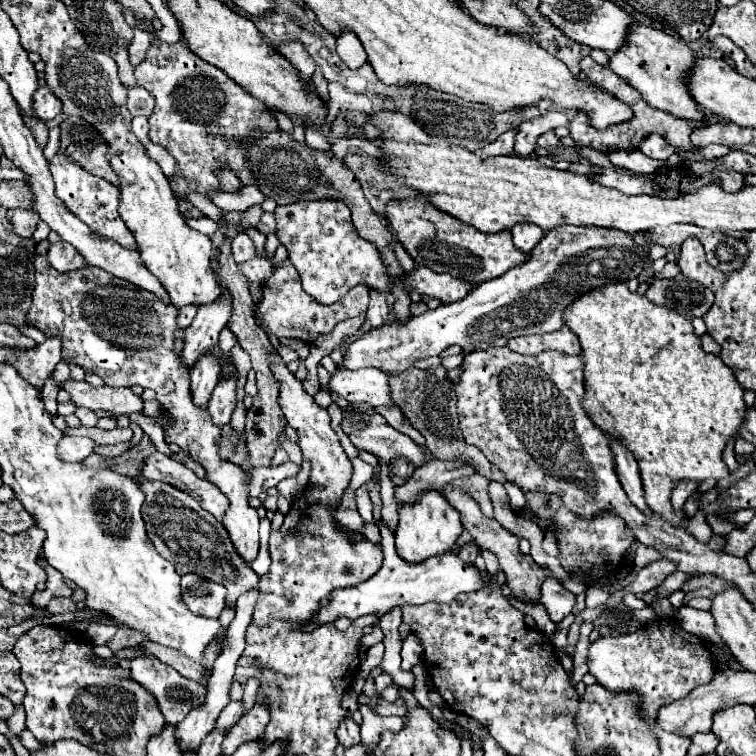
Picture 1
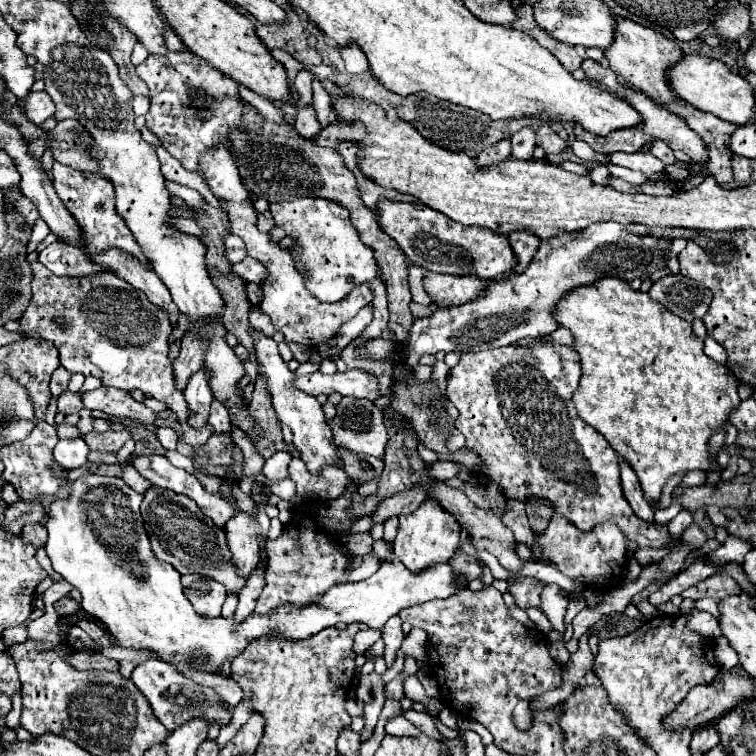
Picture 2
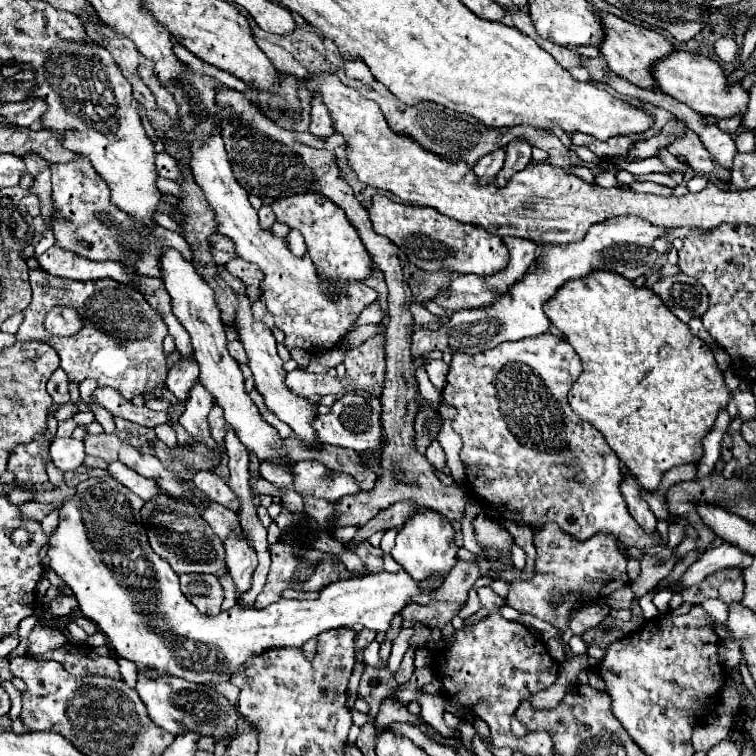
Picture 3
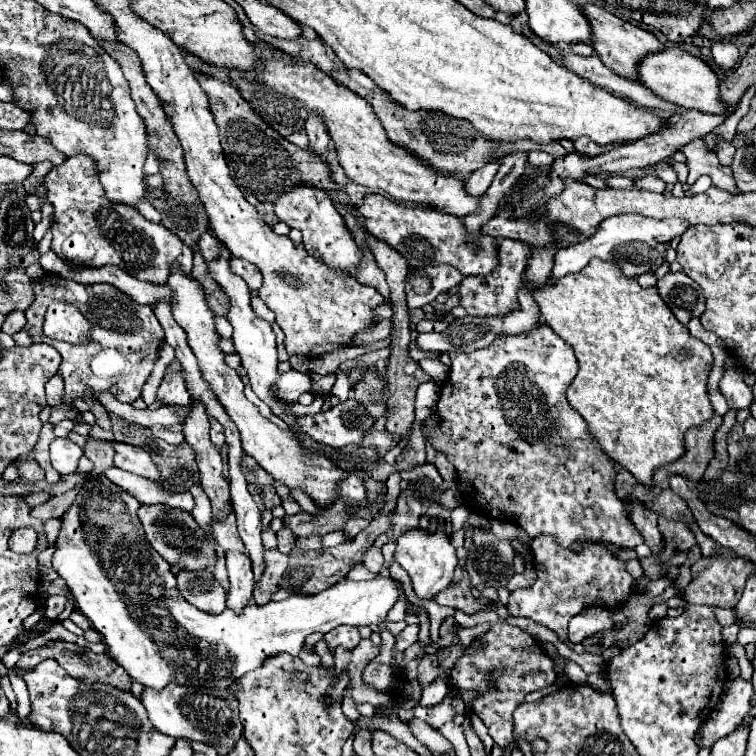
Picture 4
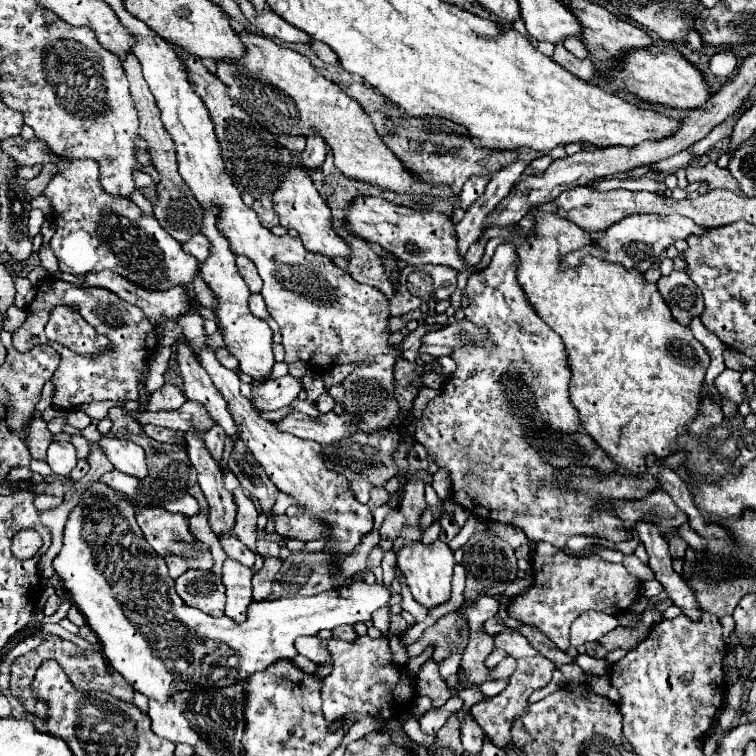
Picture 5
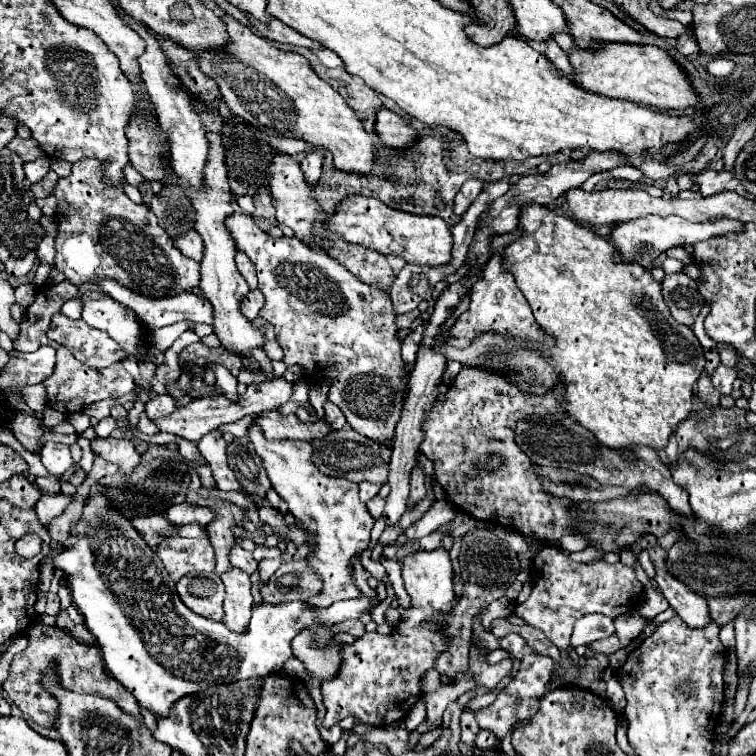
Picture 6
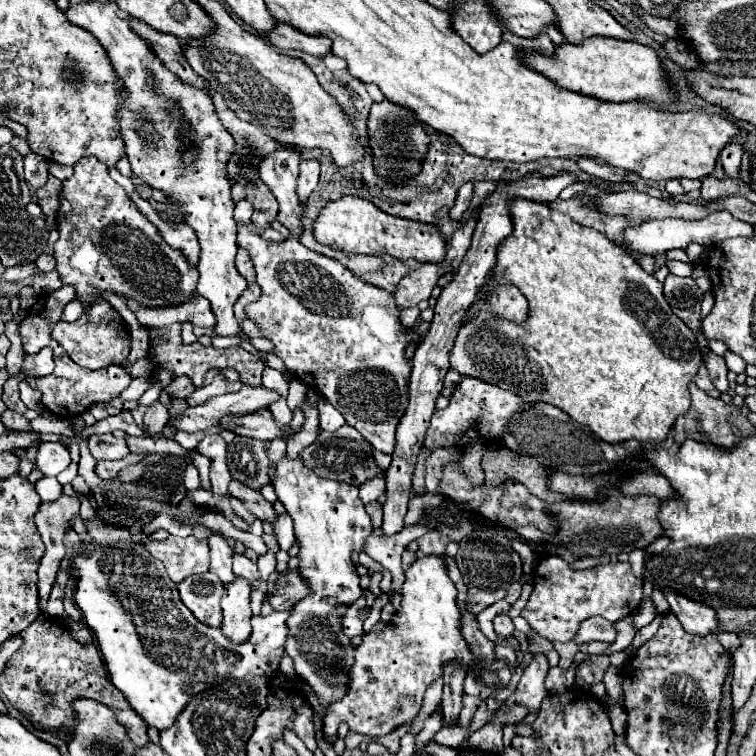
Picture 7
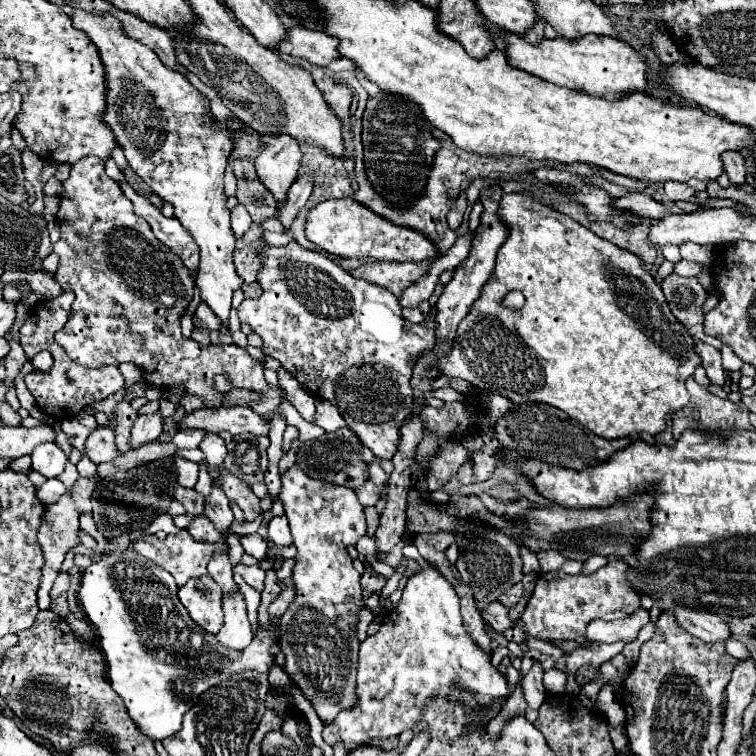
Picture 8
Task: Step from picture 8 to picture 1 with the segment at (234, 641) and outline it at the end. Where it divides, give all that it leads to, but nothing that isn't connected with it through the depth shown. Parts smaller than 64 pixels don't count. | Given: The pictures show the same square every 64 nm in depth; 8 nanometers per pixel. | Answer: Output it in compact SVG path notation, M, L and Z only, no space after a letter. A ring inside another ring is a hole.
M36 256L34 258L34 268L36 268L36 286L32 292L32 308L28 310L28 324L42 330L48 338L60 338L62 340L62 360L74 362L86 372L98 374L106 386L142 386L150 388L156 392L156 400L164 406L166 414L172 418L172 426L164 430L168 442L176 442L182 450L186 450L196 462L200 462L206 468L206 478L220 488L222 494L230 500L230 508L224 516L224 528L240 556L244 558L246 564L252 564L258 556L258 514L252 506L248 506L248 490L246 490L246 476L242 468L224 462L218 456L218 440L220 440L220 428L212 424L212 418L206 410L200 410L194 406L192 396L190 396L190 372L182 366L180 356L174 352L174 332L178 330L176 326L176 316L178 308L172 304L164 304L158 300L154 294L112 276L110 272L104 272L102 268L96 266L86 266L76 272L66 272L60 274L56 272L46 256Z

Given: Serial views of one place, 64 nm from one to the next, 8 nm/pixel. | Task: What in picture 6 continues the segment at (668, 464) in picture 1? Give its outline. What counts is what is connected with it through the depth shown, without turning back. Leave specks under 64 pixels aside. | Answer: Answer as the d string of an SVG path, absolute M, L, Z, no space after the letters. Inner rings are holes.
M526 204L522 206L522 212L520 212L520 224L518 228L522 230L522 236L512 240L504 252L502 252L502 260L504 260L504 268L514 276L514 280L518 282L518 288L520 292L526 296L532 312L534 312L534 320L536 324L548 334L554 338L554 346L552 348L524 348L520 346L518 340L514 338L508 338L504 334L498 334L498 332L484 332L482 336L474 338L472 344L468 348L452 348L452 346L444 346L442 348L442 354L446 354L448 360L456 360L460 362L462 366L468 364L468 368L488 368L488 372L500 372L500 376L508 378L512 384L516 384L522 392L528 392L528 394L538 394L538 396L546 396L556 382L562 382L564 388L566 388L566 394L564 394L564 408L566 412L576 420L580 422L584 428L588 428L590 432L594 432L594 436L608 448L626 448L626 446L632 446L632 444L646 444L654 450L662 450L666 448L668 444L668 438L670 434L674 432L674 428L690 414L692 410L692 388L696 384L696 380L700 378L702 370L704 370L704 364L706 364L706 358L704 358L704 352L702 352L702 346L698 342L698 338L694 336L694 332L688 328L688 326L682 326L678 324L672 316L670 316L670 308L666 306L664 298L662 298L662 286L660 282L656 282L652 278L652 274L648 270L644 270L640 264L636 262L616 262L616 250L612 248L612 244L594 234L590 228L586 226L580 226L578 222L570 220L568 216L562 216L562 214L556 214L554 210L546 208L546 206L538 206L538 204Z

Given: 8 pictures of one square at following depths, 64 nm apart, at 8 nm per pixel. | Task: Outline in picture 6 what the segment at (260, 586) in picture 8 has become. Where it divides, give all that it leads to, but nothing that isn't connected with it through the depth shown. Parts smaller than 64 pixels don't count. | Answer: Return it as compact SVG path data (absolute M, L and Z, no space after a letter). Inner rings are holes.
M236 544L230 550L230 562L232 562L232 566L236 566L238 570L242 570L242 572L246 572L250 576L256 572L256 560L252 558L252 554L246 552L244 548L236 546Z

